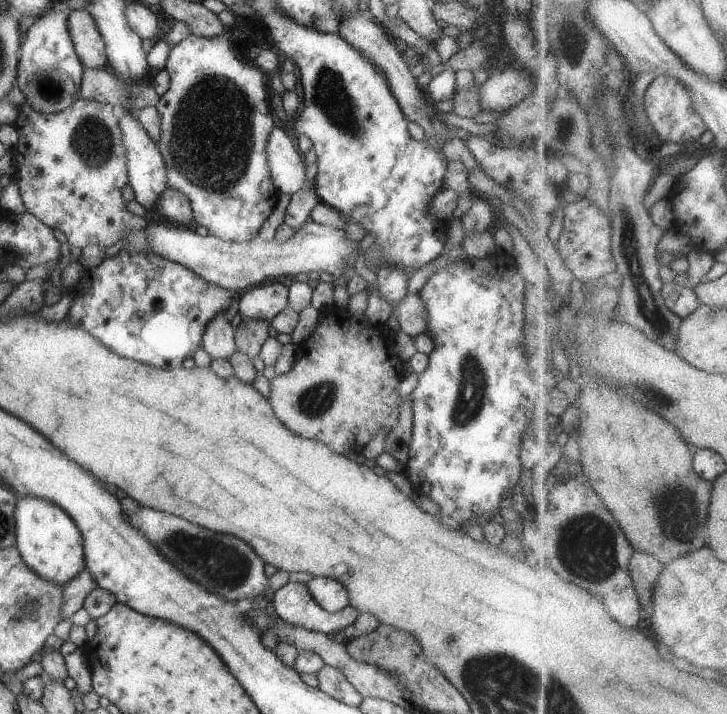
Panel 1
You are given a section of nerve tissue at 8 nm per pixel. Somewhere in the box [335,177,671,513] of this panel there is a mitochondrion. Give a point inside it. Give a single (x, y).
(474, 386)

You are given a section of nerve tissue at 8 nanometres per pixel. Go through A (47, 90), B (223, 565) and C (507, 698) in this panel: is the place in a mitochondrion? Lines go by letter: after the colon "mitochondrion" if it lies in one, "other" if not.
A: mitochondrion
B: mitochondrion
C: mitochondrion

